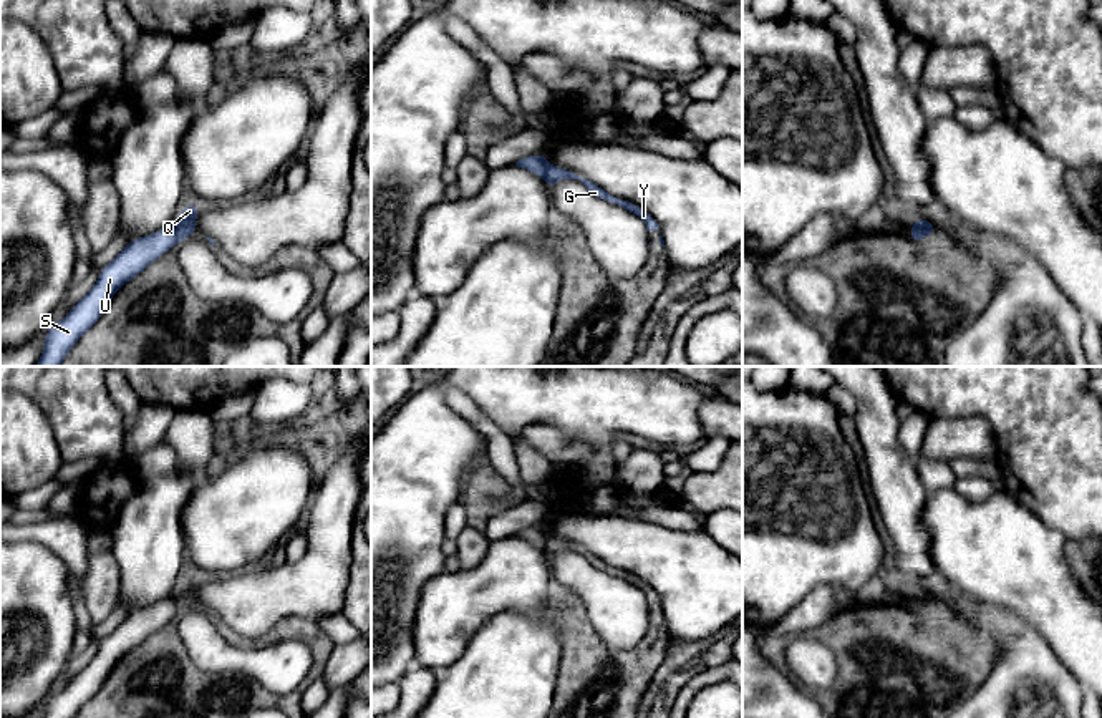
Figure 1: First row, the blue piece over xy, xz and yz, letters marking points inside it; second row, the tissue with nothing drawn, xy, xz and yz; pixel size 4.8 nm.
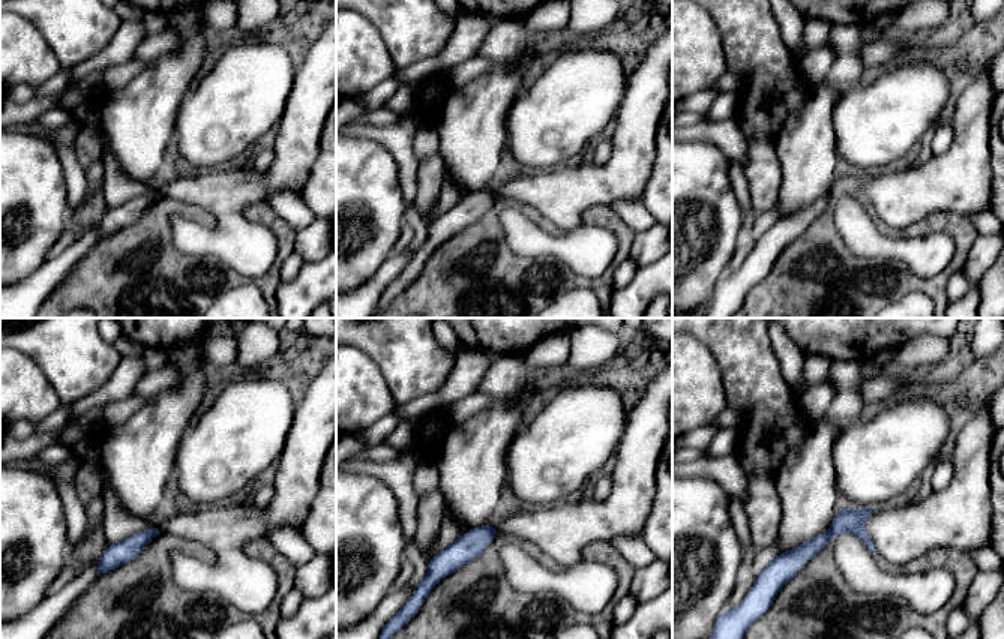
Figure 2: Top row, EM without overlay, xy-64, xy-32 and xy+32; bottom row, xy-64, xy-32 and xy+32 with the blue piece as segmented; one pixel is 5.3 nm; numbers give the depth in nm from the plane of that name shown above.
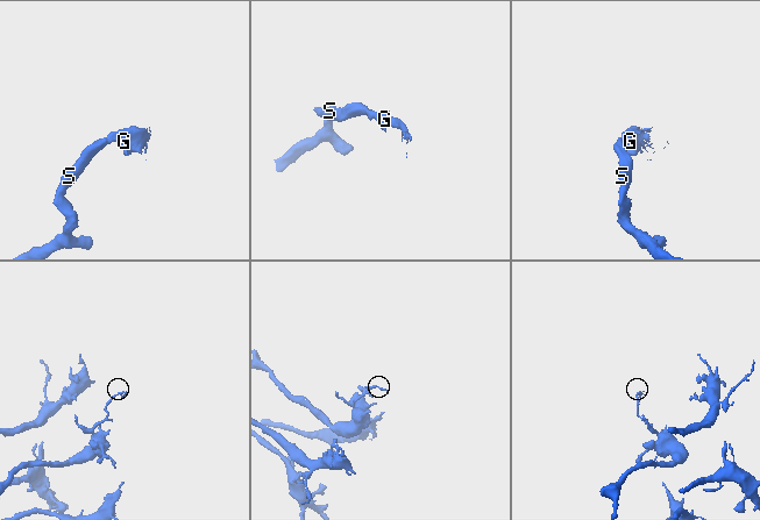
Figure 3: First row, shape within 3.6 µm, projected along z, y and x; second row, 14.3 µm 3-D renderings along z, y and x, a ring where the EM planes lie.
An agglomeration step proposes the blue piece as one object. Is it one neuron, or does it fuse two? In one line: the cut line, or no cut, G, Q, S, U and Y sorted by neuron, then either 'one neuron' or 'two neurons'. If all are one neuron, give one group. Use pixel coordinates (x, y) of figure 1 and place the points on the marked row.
xy (173, 226), (178, 241) | G Q Y / S U | two neurons

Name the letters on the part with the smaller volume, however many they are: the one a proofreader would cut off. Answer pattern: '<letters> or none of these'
G, Q, Y

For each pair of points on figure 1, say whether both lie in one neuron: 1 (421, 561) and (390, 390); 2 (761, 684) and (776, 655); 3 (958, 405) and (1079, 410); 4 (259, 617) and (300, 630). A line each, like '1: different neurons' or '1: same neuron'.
1: different neurons
2: different neurons
3: same neuron
4: different neurons

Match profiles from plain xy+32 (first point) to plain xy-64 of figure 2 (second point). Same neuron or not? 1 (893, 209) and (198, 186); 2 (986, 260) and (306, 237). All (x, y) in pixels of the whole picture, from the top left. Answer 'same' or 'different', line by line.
1: same
2: same

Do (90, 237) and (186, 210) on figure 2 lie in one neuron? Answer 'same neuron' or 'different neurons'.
different neurons

